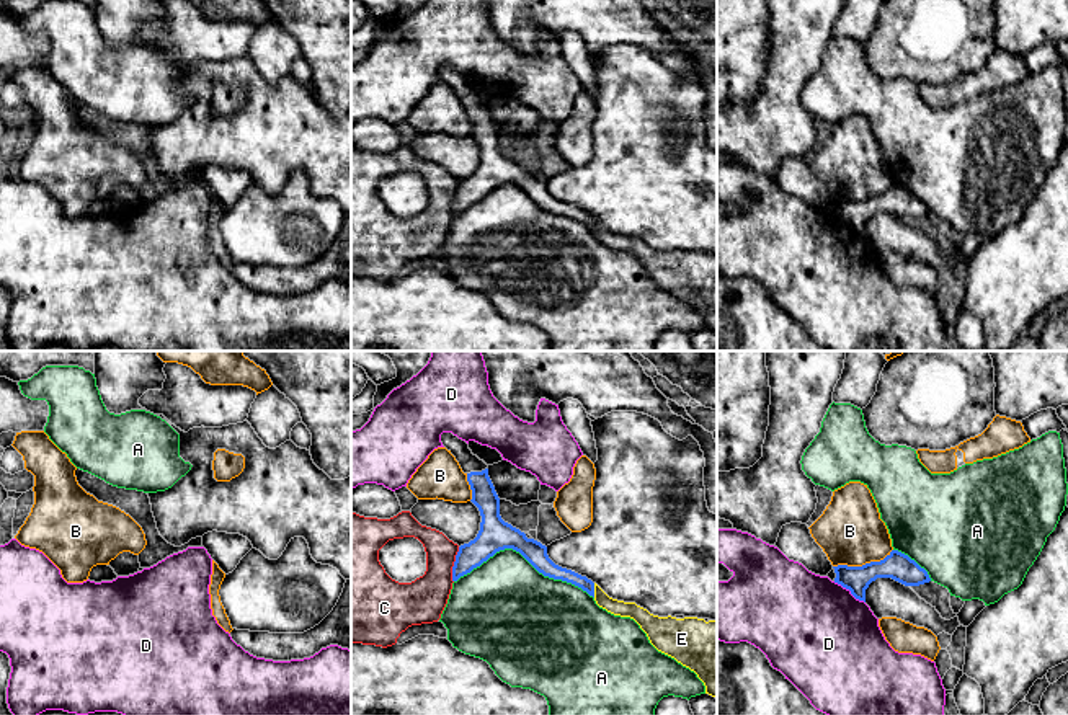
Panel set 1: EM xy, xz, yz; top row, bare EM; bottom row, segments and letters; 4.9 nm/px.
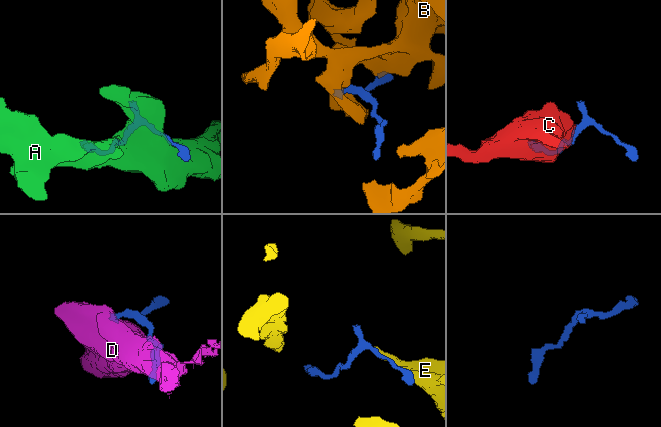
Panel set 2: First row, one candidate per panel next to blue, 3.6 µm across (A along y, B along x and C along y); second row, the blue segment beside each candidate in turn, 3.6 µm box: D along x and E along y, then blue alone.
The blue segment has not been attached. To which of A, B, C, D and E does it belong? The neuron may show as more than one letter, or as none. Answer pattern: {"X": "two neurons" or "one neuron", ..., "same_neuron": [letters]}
{"A": "two neurons", "B": "two neurons", "C": "two neurons", "D": "two neurons", "E": "two neurons", "same_neuron": []}

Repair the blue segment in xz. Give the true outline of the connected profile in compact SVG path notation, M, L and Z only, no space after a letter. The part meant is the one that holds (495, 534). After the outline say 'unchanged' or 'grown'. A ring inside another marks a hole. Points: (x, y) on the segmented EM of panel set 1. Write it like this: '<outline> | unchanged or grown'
M452 433L441 434L443 446L456 457L472 490L472 503L478 508L482 522L474 540L459 547L452 566L452 581L480 566L496 552L519 552L544 576L572 583L594 597L594 583L572 570L555 565L547 547L505 522L500 516L500 498L488 477L488 465L472 454L469 444Z | grown

